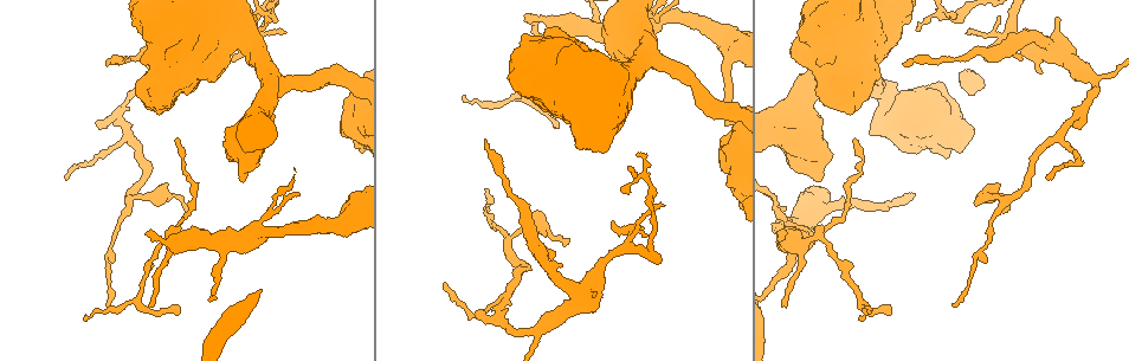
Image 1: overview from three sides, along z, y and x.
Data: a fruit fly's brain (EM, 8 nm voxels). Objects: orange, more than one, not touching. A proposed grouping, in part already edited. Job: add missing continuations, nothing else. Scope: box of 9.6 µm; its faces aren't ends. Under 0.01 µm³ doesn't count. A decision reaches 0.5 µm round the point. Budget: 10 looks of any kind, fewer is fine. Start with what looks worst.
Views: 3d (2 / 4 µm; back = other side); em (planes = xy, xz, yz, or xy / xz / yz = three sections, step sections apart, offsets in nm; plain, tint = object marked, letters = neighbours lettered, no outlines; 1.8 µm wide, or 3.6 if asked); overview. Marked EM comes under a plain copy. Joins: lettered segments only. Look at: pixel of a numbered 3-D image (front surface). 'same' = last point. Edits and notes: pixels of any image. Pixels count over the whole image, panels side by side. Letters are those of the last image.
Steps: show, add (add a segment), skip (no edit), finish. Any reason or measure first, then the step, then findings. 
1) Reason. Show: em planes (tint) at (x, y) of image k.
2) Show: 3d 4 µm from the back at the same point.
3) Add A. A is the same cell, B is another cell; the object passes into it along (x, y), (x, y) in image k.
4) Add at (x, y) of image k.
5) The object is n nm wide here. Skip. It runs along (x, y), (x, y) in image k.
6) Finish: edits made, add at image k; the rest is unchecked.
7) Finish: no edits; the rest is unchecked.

Long arm stops here. Show: em planes (letters) at (108, 61) of image 1.

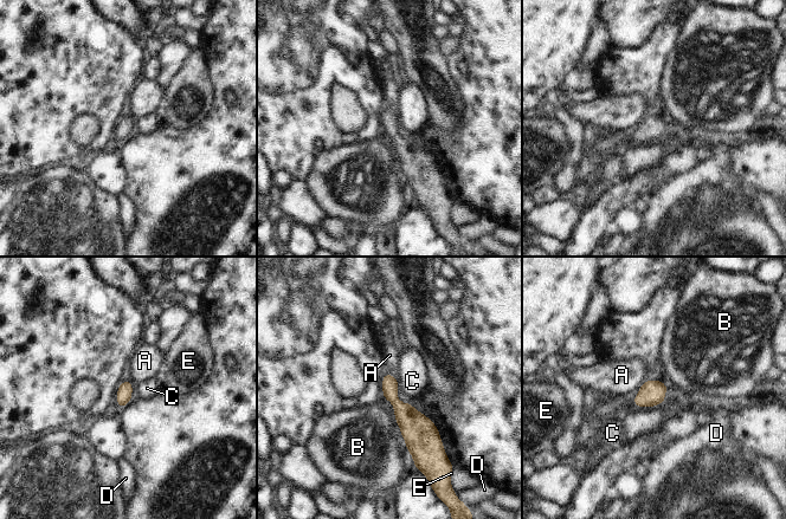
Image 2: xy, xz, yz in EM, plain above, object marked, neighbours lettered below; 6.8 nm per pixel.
The longest contact is with A, 80 nm. Skip. A, B, C, D and E are other cells; no lettered segment goes on from it.

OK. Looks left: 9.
An open end. Show: em planes (letters) at (620, 190) of image 1.

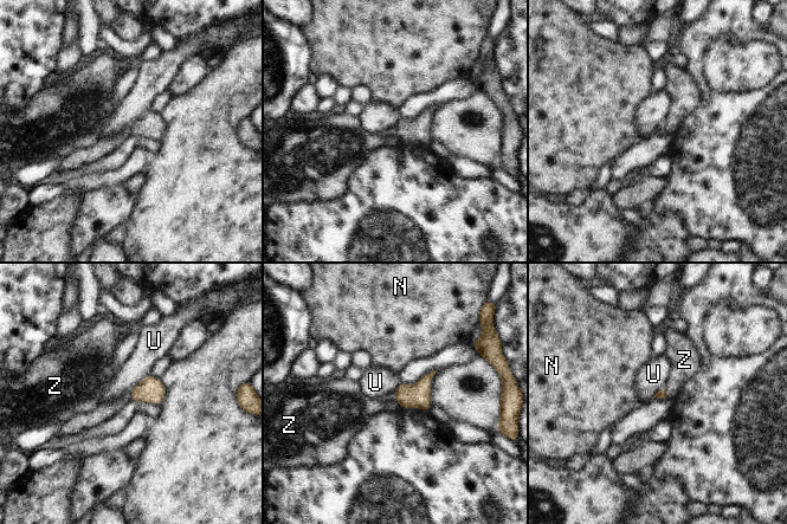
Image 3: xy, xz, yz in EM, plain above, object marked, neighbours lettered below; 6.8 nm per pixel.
The longest contact is with U, 180 nm. Skip. N, U and Z are other cells; a border runs along (148, 374), (129, 390) in image 3; no lettered segment goes on from it.

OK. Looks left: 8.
Thick end. Show: 3d 2 µm at (820, 178) of image 1.

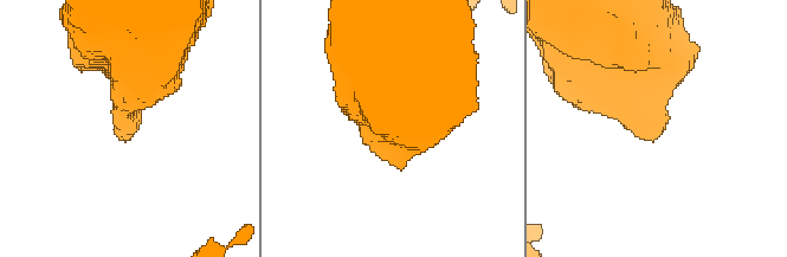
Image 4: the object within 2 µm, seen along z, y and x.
Show: em planes (letters) at (655, 138) of image 4.

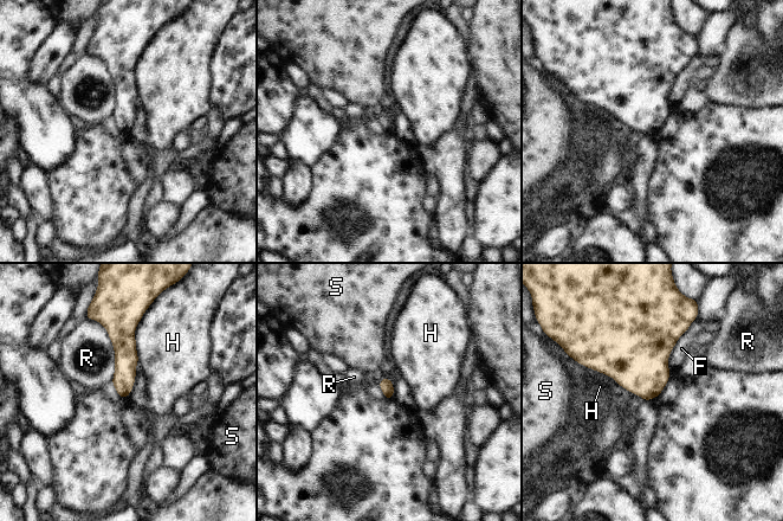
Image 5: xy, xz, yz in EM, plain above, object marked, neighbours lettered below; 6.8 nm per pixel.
The longest contact is with R, 440 nm. Skip. F, H, R and S are other cells; none of them fits.

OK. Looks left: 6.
An open end. Show: em 3.6 µm planes (letters) at (1041, 71) of image 1.

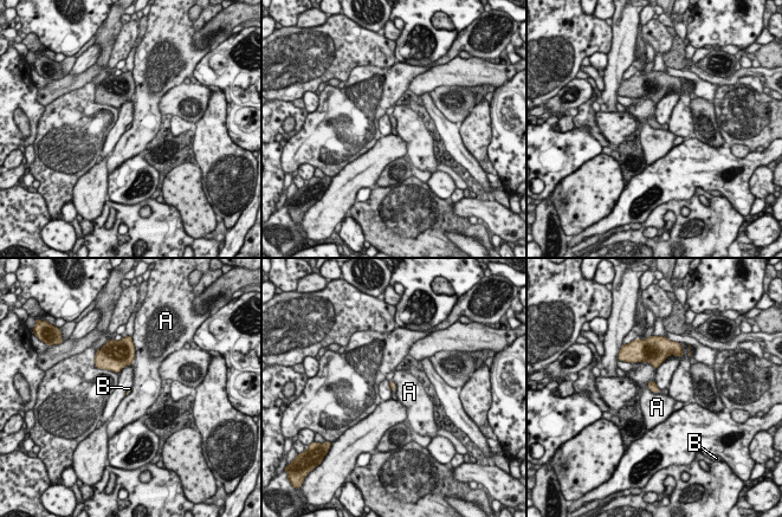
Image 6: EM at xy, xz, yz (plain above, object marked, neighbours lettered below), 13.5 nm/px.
The longest contact is with A, 320 nm. Add B. B is the same cell, A is another cell; the object passes into it along (392, 383), (393, 391), (393, 396) in image 6; it goes on there.

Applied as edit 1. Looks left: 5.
Finish: edits made, add at image 6; the rest is unchecked.

